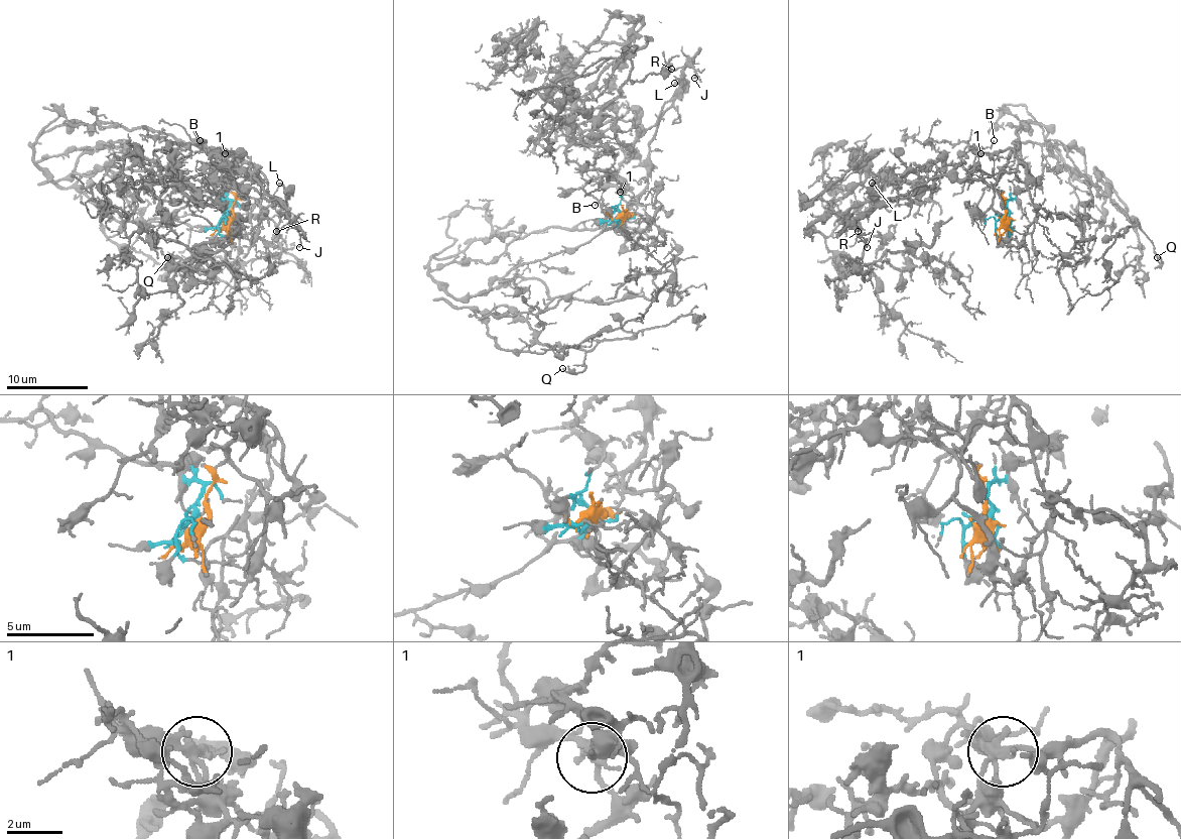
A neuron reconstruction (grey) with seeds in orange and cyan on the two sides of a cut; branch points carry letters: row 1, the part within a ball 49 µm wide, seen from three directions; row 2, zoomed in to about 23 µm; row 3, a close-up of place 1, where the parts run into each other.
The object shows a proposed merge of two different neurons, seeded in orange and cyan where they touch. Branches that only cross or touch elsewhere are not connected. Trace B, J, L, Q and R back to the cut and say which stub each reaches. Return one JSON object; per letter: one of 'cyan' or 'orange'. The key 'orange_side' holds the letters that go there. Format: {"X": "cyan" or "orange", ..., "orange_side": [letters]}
{"B": "cyan", "J": "orange", "L": "orange", "Q": "cyan", "R": "orange", "orange_side": ["J", "L", "R"]}

